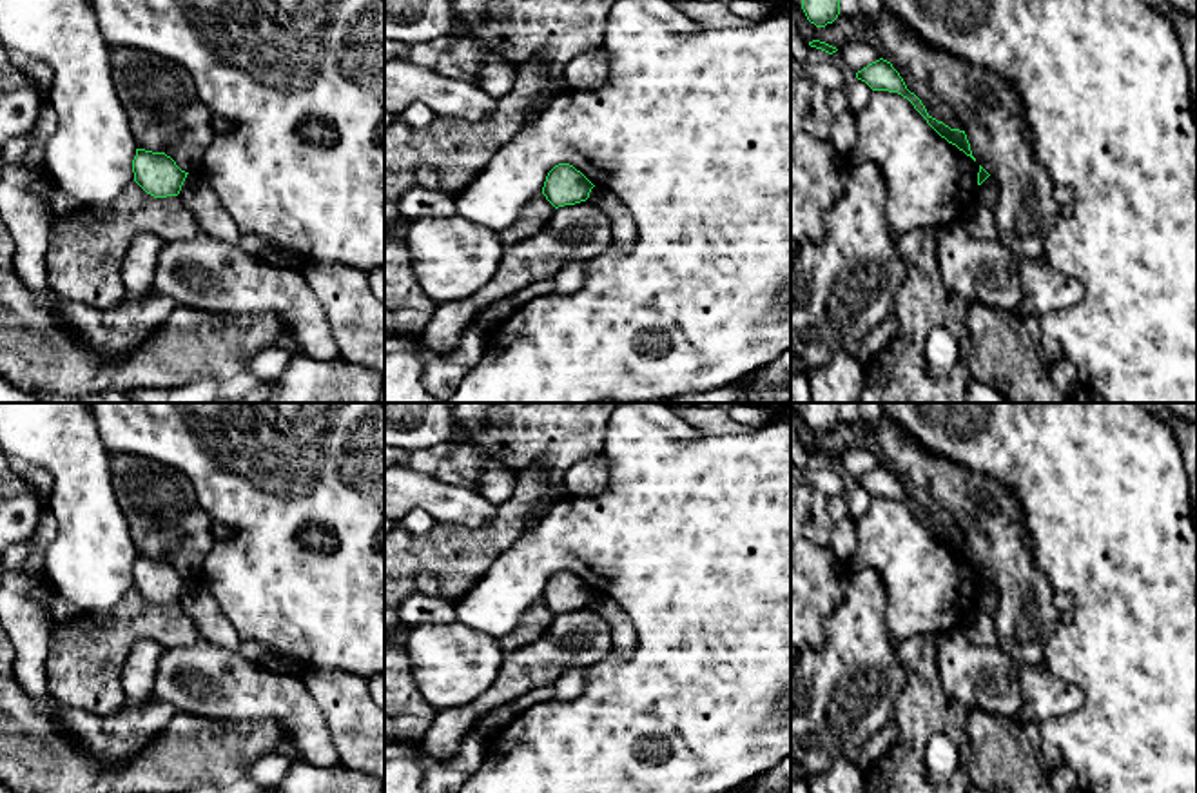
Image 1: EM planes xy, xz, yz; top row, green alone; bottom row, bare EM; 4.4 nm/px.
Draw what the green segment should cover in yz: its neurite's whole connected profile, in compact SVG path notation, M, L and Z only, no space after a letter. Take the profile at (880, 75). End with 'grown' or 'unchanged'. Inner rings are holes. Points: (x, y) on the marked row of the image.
M880 58L861 71L856 73L856 78L865 82L872 91L889 91L889 93L898 93L903 98L907 98L914 109L927 120L927 123L949 143L956 145L959 151L963 151L967 156L970 156L974 162L976 158L972 156L970 143L967 140L965 131L959 129L950 129L943 122L938 122L932 118L921 100L910 93L900 76L900 73L892 67L890 62Z | unchanged

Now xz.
M555 165L544 181L542 194L555 207L586 201L595 185L573 165Z | unchanged

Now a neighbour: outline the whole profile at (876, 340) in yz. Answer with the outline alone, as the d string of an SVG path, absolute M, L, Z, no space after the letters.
M889 314L876 328L872 328L861 341L861 352L872 361L896 336L898 318Z

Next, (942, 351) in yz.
M934 327L925 339L925 363L934 377L947 377L959 359L959 341L943 327Z

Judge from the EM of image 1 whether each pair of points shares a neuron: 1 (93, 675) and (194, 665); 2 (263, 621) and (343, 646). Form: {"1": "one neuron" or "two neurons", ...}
{"1": "two neurons", "2": "one neuron"}

